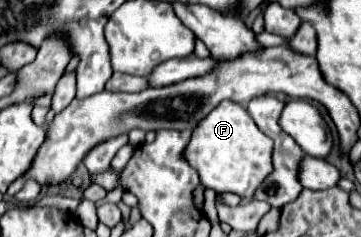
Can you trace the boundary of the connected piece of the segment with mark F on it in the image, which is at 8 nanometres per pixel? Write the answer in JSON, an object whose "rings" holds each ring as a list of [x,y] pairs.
{"rings":[[[223,101],[221,107],[215,107],[193,131],[193,137],[185,149],[187,161],[197,167],[201,183],[215,193],[235,193],[243,199],[253,199],[253,191],[261,187],[267,175],[273,173],[273,163],[271,163],[271,151],[273,151],[273,139],[269,139],[265,133],[259,131],[259,127],[253,123],[251,115],[247,113],[245,107],[233,103],[233,101]]]}

